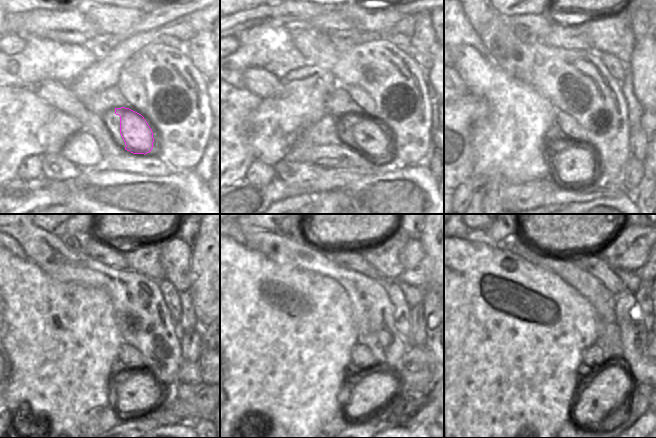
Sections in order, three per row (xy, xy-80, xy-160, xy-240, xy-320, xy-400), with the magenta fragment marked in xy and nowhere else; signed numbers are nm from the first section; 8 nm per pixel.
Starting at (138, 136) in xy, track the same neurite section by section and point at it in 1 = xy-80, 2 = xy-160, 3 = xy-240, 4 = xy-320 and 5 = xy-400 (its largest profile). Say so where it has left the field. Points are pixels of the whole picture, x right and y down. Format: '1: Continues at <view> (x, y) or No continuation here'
1: Continues at xy-80 (368, 140)
2: Continues at xy-160 (576, 165)
3: Continues at xy-240 (136, 392)
4: Continues at xy-320 (369, 391)
5: Continues at xy-400 (611, 384)

